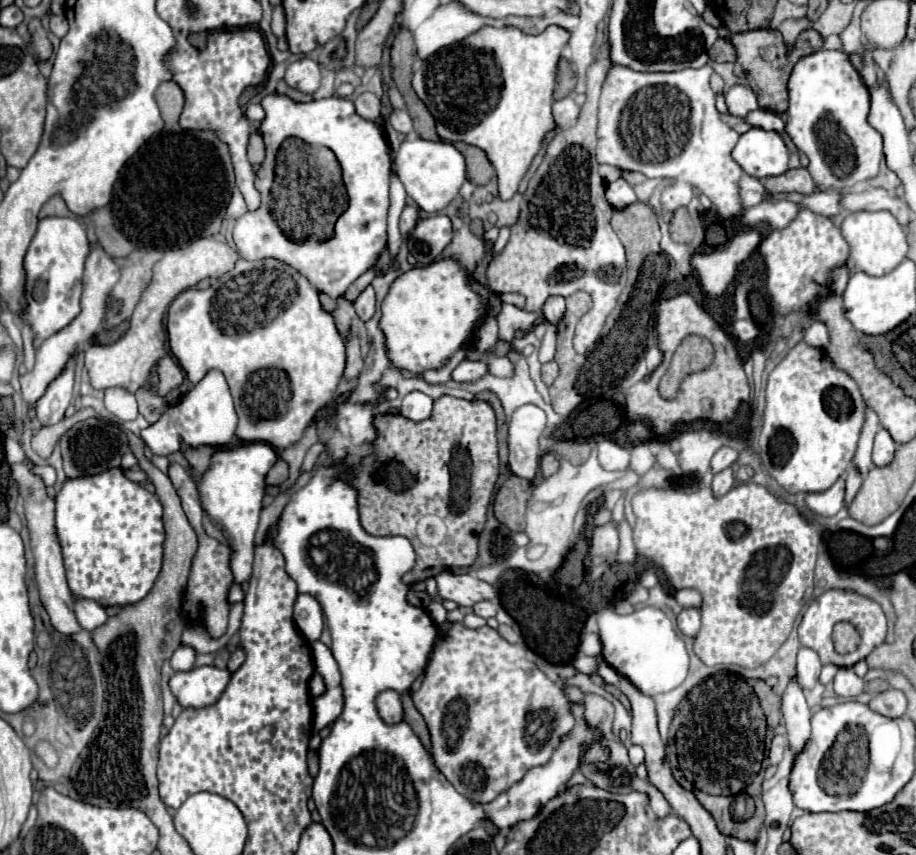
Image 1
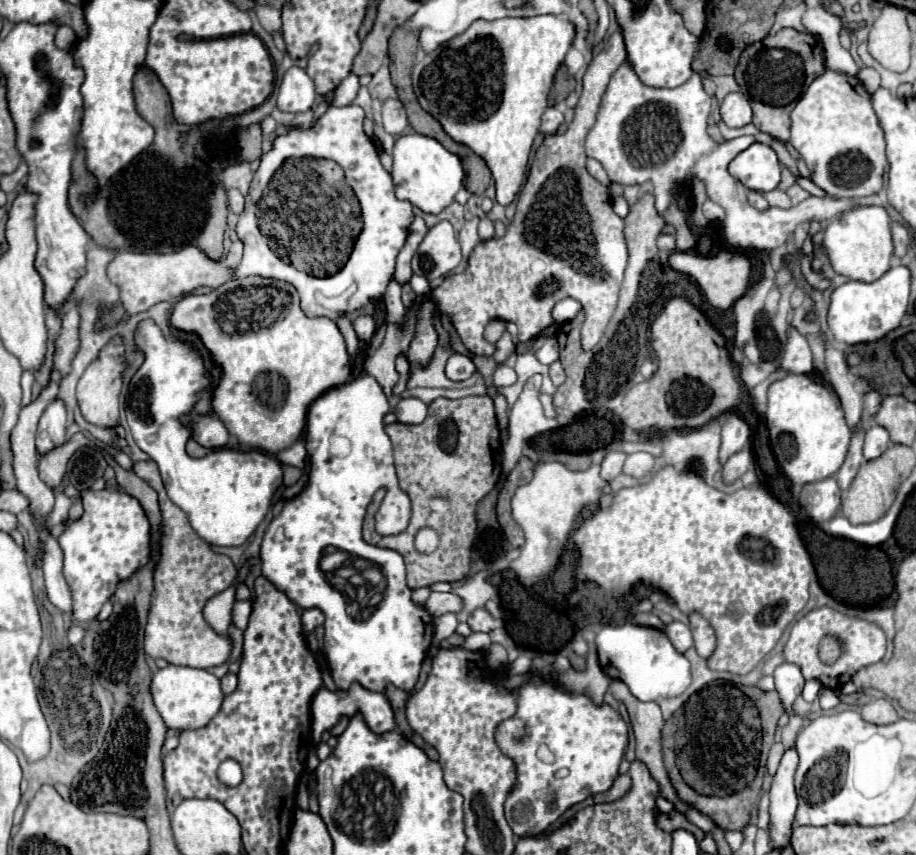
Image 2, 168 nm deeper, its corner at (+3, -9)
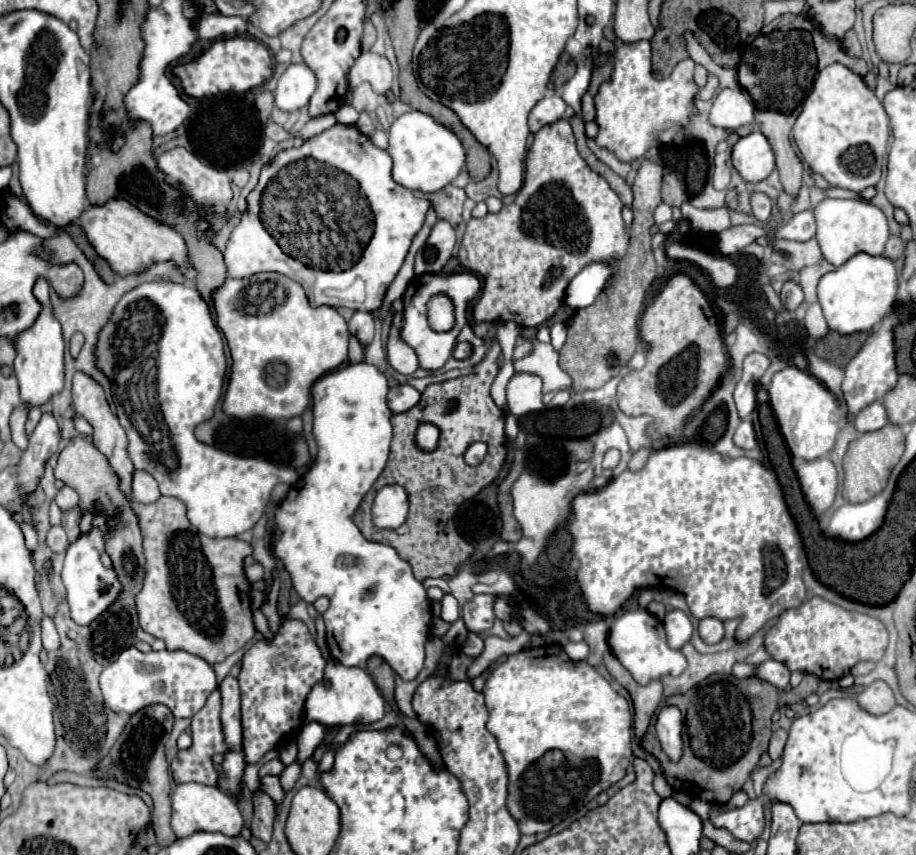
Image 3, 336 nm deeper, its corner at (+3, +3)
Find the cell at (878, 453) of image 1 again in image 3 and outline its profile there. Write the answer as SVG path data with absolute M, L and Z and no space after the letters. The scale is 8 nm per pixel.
M882 402L868 404L854 418L854 426L858 432L874 432L886 424L888 424L888 416L886 416L886 408L882 406Z

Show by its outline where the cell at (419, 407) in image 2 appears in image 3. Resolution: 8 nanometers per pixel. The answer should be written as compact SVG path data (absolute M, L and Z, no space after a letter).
M400 384L400 386L390 388L388 396L386 396L386 404L392 410L392 414L400 414L400 412L410 410L412 406L418 404L418 400L420 400L420 392L408 384Z

